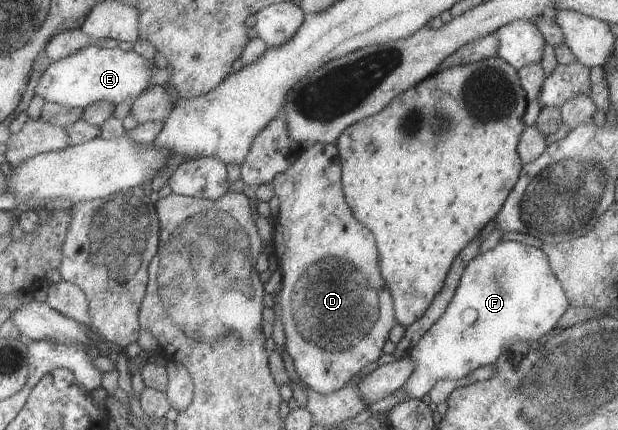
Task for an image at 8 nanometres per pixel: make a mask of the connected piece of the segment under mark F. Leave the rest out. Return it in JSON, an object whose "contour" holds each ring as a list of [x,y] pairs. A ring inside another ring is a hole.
{"contour":[[[499,242],[488,252],[469,261],[448,309],[411,349],[408,357],[415,361],[415,370],[402,387],[408,393],[405,399],[421,400],[437,381],[462,379],[478,367],[495,364],[500,355],[510,352],[516,342],[535,346],[557,331],[560,318],[569,307],[566,292],[542,250],[521,242]]]}

